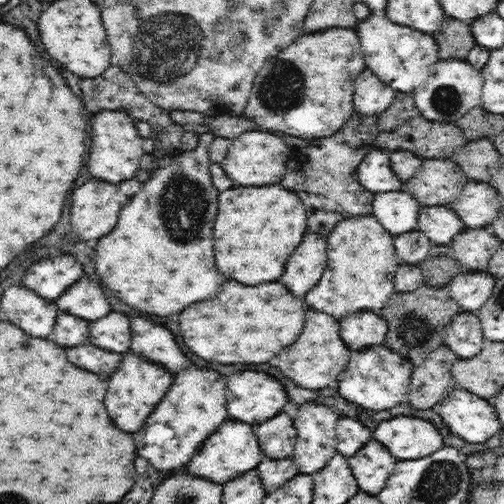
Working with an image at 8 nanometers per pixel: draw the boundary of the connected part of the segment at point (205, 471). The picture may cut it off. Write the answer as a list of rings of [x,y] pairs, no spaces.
[[[230,420],[230,422],[224,422],[212,436],[204,440],[202,448],[194,452],[194,456],[184,467],[188,468],[188,473],[192,475],[224,484],[243,472],[257,468],[262,455],[257,432],[252,430],[252,426],[245,422],[238,422],[238,420]]]

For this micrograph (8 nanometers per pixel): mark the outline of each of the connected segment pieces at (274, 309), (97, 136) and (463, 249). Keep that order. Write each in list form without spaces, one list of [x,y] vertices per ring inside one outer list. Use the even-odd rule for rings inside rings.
[[[230,280],[210,300],[192,304],[180,314],[180,334],[186,346],[196,356],[220,364],[264,364],[284,346],[290,346],[302,328],[302,300],[280,282],[246,286]]]
[[[126,111],[98,112],[92,120],[92,150],[88,160],[88,172],[112,184],[130,180],[140,170],[140,159],[144,154],[142,136],[138,133],[136,122]]]
[[[484,226],[475,229],[466,228],[453,238],[451,246],[459,263],[466,268],[486,271],[491,256],[501,243],[502,240],[490,228]]]

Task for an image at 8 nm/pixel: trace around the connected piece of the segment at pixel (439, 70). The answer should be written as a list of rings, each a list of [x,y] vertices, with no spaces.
[[[448,59],[435,65],[433,74],[413,91],[415,106],[428,120],[442,123],[455,123],[463,118],[474,106],[482,104],[482,74],[474,70],[466,60]]]

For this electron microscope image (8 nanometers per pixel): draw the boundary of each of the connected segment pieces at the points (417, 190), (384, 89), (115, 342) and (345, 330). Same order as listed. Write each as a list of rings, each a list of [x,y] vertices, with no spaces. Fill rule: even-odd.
[[[453,158],[425,159],[414,176],[403,184],[422,206],[454,202],[469,179]]]
[[[366,68],[358,80],[354,82],[354,106],[360,115],[372,116],[383,113],[390,107],[394,100],[397,90],[384,84],[379,76],[376,76],[372,70]]]
[[[110,312],[90,326],[89,338],[98,348],[126,354],[130,350],[130,340],[133,337],[130,330],[128,316],[120,312]]]
[[[353,312],[339,323],[340,336],[352,352],[384,345],[388,327],[385,320],[374,312]]]

